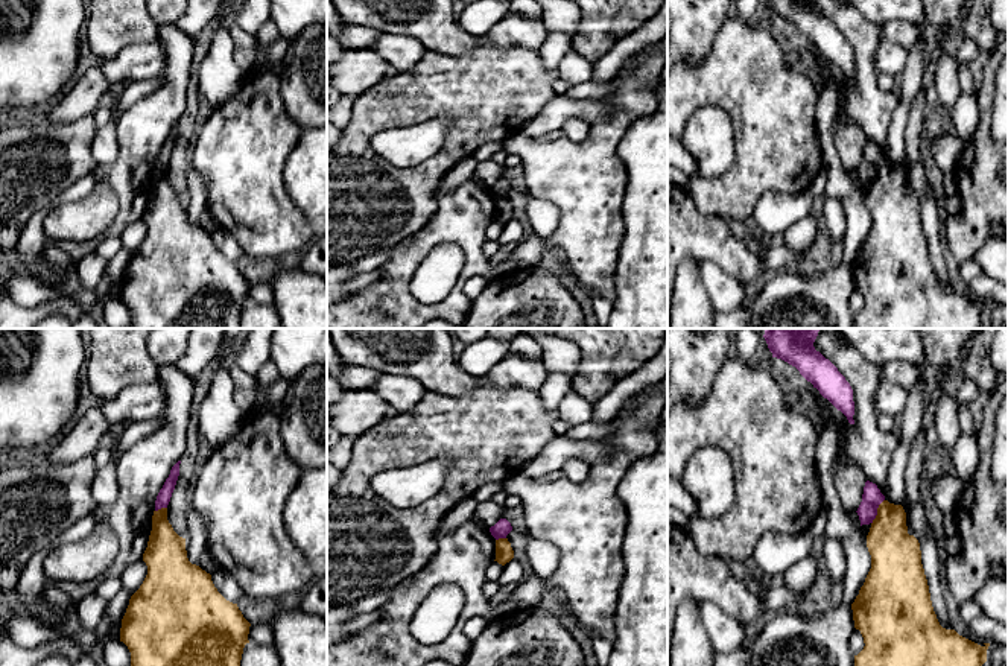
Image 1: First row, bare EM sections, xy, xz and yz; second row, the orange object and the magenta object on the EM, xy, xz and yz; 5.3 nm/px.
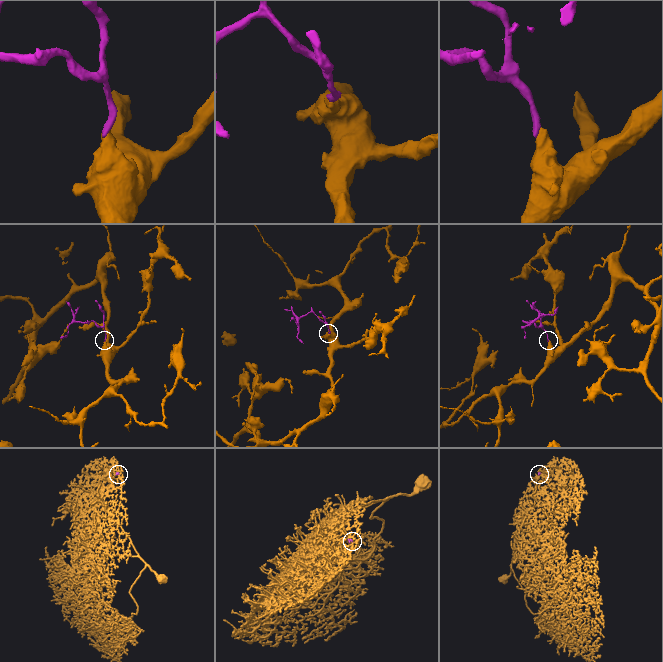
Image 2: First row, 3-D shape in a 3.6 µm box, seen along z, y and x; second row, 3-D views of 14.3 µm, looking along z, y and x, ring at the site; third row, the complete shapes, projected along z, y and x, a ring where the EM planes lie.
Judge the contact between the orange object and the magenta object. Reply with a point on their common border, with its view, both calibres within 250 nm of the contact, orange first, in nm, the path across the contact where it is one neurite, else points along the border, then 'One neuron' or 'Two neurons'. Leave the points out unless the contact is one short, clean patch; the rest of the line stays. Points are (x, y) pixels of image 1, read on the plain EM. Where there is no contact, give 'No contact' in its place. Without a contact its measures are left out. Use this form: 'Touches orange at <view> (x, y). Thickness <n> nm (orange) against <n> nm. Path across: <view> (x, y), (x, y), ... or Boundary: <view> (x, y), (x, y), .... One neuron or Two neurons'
Touches orange at yz (878, 171). Thickness 260 nm (orange) against 110 nm. Boundary: yz (884, 158), (871, 183). Two neurons

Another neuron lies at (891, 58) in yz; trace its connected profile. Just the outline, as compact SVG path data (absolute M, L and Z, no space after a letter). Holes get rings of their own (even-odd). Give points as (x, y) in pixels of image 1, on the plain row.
M883 38L876 52L876 68L879 75L899 76L908 64L908 50Z

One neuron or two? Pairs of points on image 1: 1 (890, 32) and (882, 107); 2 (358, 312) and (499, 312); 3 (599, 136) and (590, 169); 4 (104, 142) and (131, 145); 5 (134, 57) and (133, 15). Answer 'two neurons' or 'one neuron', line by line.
1: two neurons
2: two neurons
3: one neuron
4: two neurons
5: two neurons

